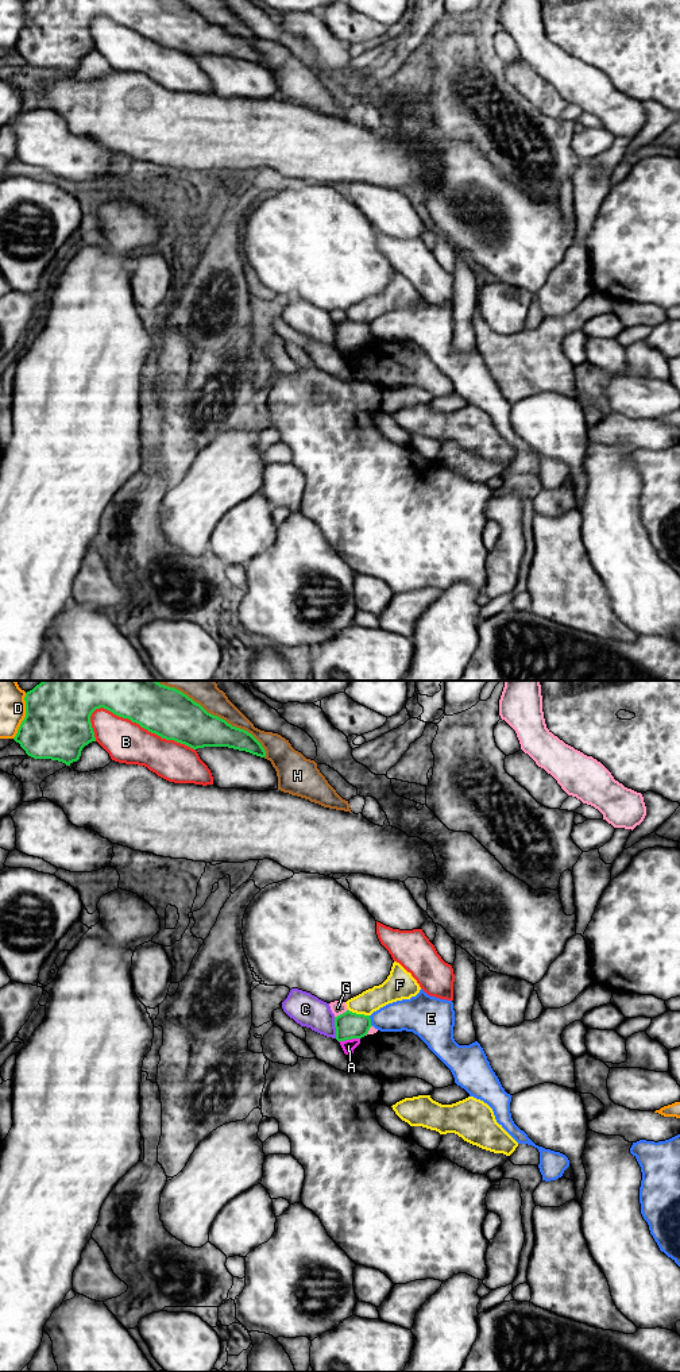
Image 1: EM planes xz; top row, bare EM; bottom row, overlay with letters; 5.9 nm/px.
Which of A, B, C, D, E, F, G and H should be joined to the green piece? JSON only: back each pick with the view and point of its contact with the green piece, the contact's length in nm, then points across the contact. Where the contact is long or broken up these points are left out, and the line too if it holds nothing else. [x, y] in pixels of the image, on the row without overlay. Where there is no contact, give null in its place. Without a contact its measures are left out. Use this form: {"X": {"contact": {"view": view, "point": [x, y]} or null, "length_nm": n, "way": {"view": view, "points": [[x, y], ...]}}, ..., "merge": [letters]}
{"merge": []}

